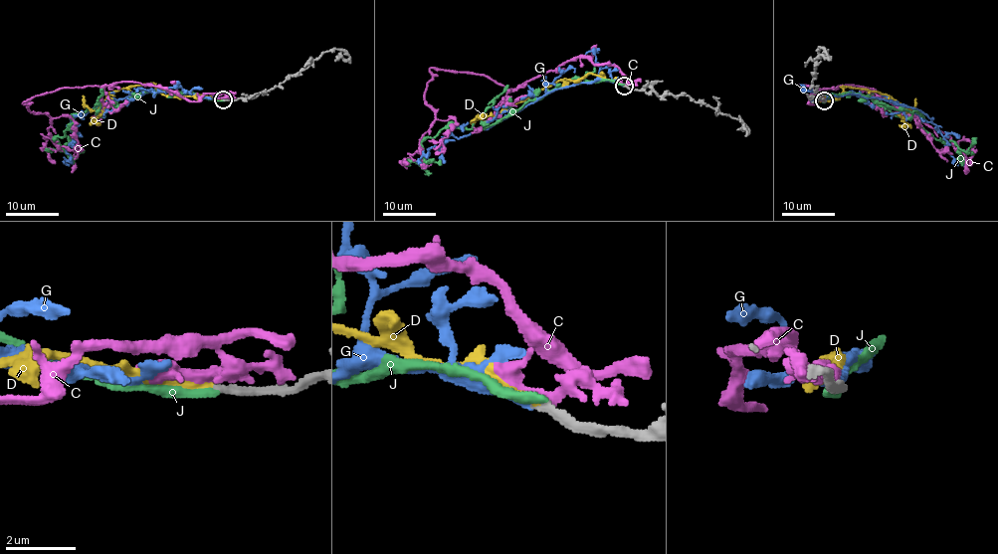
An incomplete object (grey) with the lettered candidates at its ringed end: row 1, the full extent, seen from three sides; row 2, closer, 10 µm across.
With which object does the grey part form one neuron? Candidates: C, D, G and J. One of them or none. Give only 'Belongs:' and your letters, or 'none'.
Belongs: D

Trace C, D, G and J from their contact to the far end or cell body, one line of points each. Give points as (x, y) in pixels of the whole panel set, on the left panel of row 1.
C: (224, 99), (188, 101), (130, 82), (33, 95), (24, 100), (52, 119), (45, 150), (56, 163)
D: (224, 99), (202, 95), (164, 95), (152, 86), (131, 85), (108, 92), (97, 109), (89, 109), (82, 95)
G: (221, 99), (153, 91), (90, 108), (71, 122), (74, 137), (67, 152), (70, 158), (65, 161), (70, 165)
J: (224, 99), (151, 90), (134, 94), (117, 106), (77, 111), (63, 137), (53, 138), (73, 159), (84, 149)

